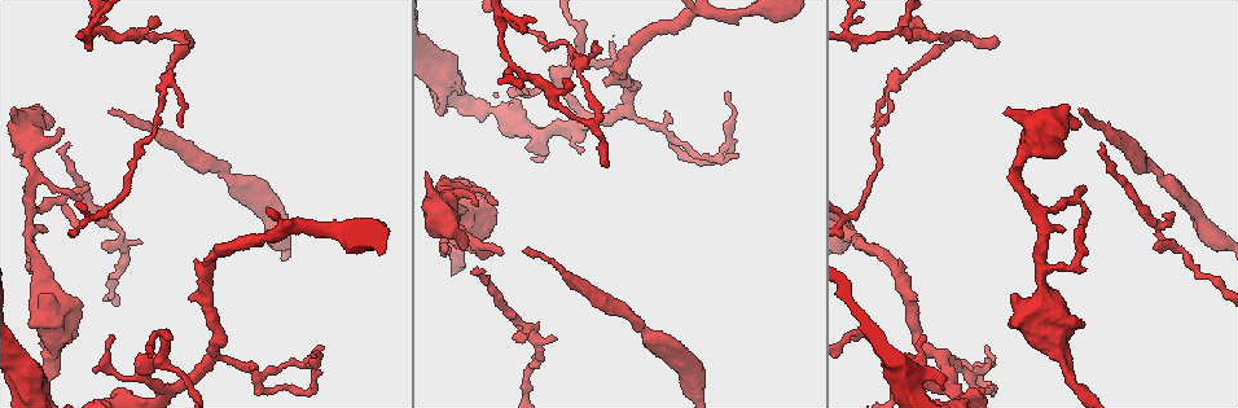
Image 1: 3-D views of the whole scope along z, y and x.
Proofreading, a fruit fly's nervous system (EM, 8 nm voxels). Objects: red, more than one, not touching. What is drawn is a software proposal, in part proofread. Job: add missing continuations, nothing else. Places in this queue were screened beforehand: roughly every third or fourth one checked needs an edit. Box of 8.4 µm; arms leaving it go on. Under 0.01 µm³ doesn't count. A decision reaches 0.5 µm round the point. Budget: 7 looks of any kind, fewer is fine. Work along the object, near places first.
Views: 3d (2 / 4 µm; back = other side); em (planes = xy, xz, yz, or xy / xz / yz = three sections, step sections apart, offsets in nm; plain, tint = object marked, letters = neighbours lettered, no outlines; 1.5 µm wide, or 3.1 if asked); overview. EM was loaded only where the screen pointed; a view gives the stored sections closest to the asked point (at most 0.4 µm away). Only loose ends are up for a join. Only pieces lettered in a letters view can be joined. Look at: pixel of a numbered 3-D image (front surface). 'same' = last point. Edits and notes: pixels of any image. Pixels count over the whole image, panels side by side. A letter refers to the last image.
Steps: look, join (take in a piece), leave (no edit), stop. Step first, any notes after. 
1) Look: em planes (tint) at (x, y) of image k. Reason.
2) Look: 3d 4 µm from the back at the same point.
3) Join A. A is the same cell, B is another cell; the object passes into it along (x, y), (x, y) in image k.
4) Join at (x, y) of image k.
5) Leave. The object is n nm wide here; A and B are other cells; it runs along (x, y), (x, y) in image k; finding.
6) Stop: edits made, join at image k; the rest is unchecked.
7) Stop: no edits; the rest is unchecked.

Look: em xz step 8 (letters) at (42, 295) of image 1. Stops while still wide.

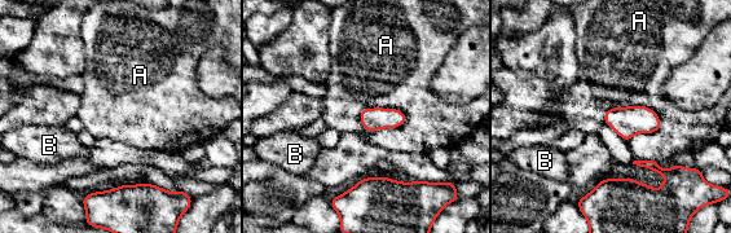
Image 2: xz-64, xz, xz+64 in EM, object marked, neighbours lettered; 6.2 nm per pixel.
Leave. The longest contact is with A, 380 nm; A and B are other cells; a border runs along (603, 113), (648, 106), (661, 126) in image 2; no lettered piece goes on from it.

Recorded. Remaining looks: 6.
Look: em planes (letters) at (79, 198) of image 1.

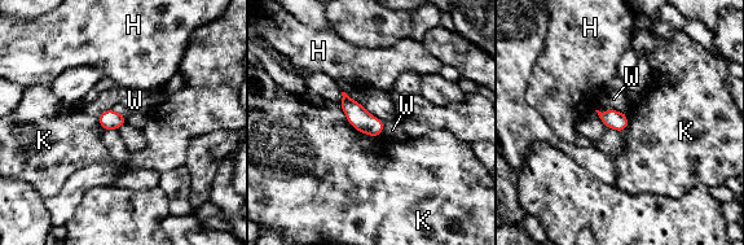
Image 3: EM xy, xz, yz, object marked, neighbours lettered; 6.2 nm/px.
Leave. The object is 120 nm wide here; H, K and W are other cells; a border runs along (339, 104), (357, 130), (379, 136) in image 3; none of them fits.

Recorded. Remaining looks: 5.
Look: 3d 4 µm at (1082, 112) of image 1. End of a long branch.

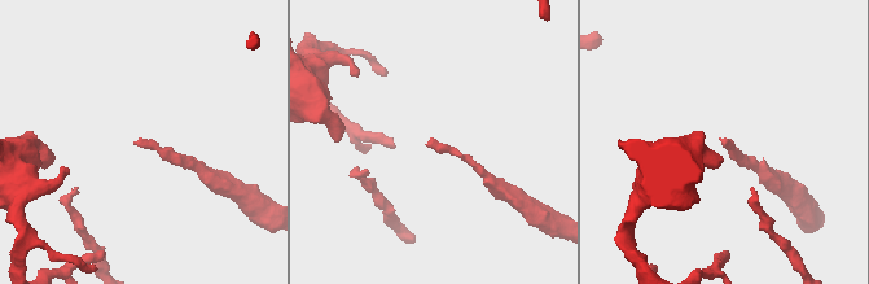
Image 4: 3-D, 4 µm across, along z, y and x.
Look: em planes (letters) at (136, 142) of image 4. Now the EM.

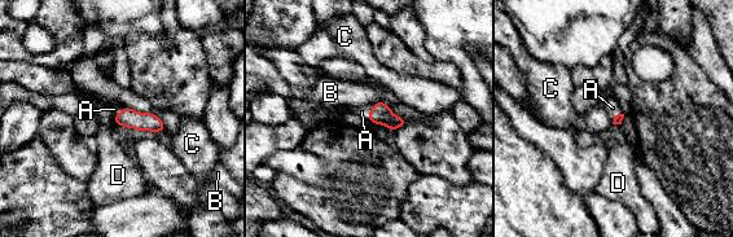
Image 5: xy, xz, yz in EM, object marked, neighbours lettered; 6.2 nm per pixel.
Join A. The longest contact is with A, 100 nm; A is the same cell, B, C and D are other cells; the object passes into it along (381, 113), (369, 113), (361, 112) in image 5; it goes on there.

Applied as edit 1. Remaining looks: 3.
Stop: edits made, join at image 5; the rest is unchecked.

